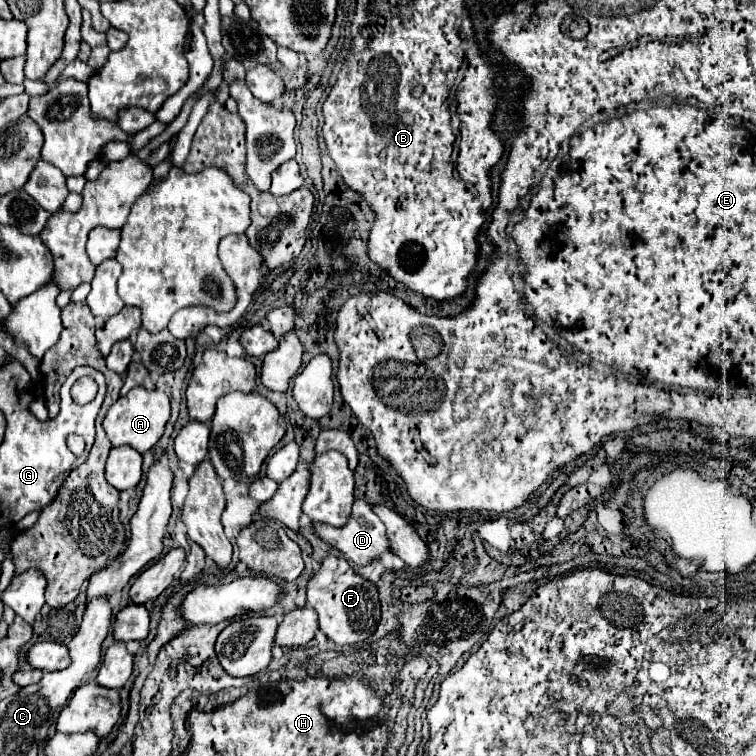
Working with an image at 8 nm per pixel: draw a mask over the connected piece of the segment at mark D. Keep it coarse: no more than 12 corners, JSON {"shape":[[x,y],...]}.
{"shape":[[358,498],[346,526],[316,534],[356,566],[392,552],[382,520]]}

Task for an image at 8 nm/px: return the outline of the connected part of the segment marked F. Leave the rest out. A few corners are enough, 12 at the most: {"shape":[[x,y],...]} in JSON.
{"shape":[[328,556],[308,604],[334,644],[358,644],[380,624],[378,588]]}

